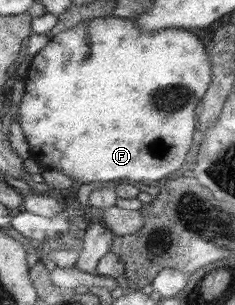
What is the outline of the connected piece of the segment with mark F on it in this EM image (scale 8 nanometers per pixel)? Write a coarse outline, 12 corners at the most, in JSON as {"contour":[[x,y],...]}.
{"contour":[[101,16],[35,57],[35,160],[83,183],[187,164],[214,82],[189,29]]}

